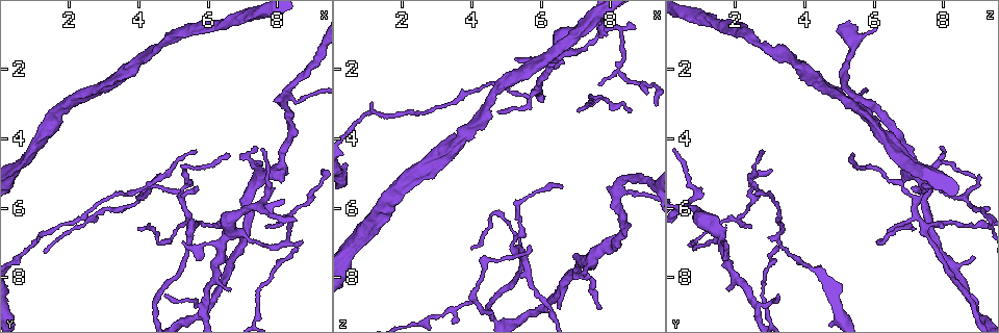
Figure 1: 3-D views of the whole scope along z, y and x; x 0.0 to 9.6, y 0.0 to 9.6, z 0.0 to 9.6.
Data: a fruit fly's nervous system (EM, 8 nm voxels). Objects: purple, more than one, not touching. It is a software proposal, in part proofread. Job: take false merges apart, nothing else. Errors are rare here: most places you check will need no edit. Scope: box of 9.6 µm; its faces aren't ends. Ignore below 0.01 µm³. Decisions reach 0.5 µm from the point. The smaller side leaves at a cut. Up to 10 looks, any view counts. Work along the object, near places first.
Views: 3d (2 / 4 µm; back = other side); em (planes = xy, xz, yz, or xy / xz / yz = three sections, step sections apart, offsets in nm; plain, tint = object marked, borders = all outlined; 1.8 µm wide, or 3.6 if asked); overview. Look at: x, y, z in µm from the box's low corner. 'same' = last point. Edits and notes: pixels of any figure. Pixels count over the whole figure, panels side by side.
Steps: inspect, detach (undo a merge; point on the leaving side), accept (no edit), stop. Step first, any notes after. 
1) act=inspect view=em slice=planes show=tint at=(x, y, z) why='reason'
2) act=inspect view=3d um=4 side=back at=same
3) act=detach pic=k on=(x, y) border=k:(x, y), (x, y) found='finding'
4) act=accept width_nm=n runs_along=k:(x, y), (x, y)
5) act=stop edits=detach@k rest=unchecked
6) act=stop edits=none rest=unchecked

act=inspect view=3d um=2 at=(6.65, 6.75, 1.50) why='arms run side by side'

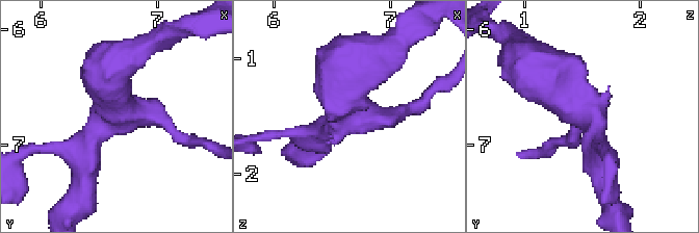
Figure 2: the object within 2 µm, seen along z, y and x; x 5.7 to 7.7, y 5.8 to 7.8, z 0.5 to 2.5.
act=inspect view=em slice=planes show=plain at=(6.72, 6.70, 1.48) arms=4

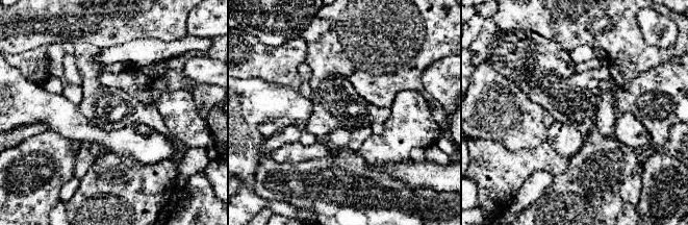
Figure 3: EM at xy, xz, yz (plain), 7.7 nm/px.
act=inspect view=em slice=planes show=tint at=same

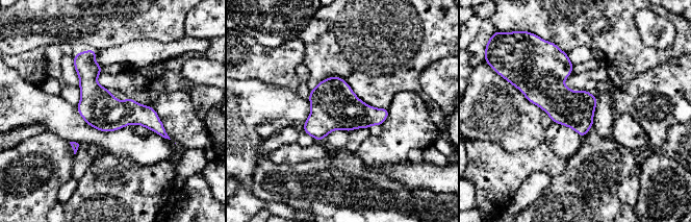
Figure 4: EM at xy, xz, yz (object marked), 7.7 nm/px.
act=accept runs_along=4:(77, 57), (117, 113), (163, 133) found='all the same neuron'

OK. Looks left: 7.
act=inspect view=em slice=planes show=tint at=(8.30, 2.70, 5.25) why='abrupt turn'

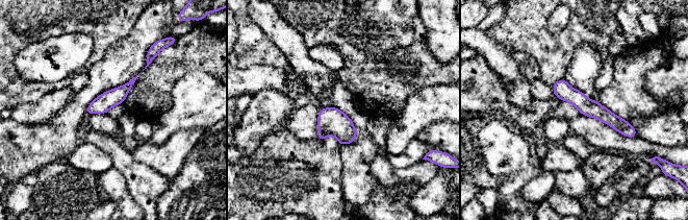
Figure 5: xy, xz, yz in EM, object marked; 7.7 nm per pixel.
act=accept found='one neuron here'

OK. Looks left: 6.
act=inspect view=3d um=2 at=(5.20, 5.90, 7.25) why='abrupt turn'

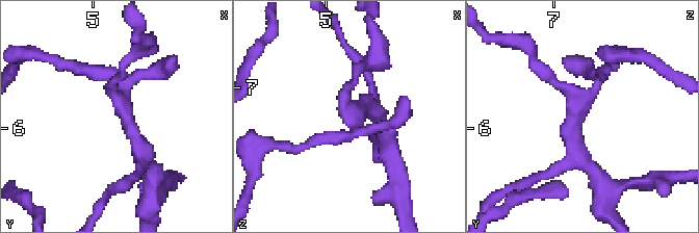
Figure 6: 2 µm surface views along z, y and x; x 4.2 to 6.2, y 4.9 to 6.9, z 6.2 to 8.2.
act=inspect view=em slice=planes show=plain at=(5.26, 5.84, 7.22)

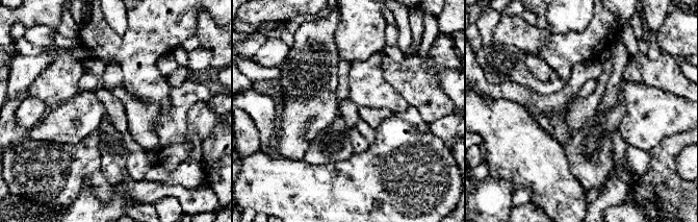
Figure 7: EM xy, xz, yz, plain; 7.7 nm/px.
act=inspect view=em slice=planes show=tint at=same why='where the object lies'

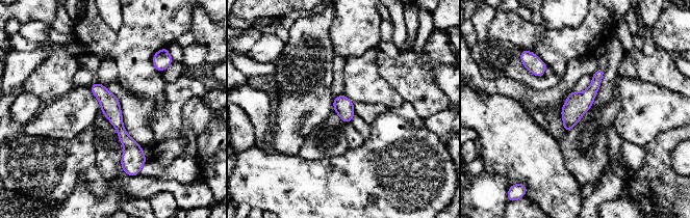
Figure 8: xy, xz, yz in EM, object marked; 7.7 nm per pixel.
act=accept width_nm=150 runs_along=8:(97, 85), (128, 142), (126, 169) found='one neuron here'

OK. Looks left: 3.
act=inspect view=3d um=2 at=(2.60, 2.65, 4.75) why='a fork'

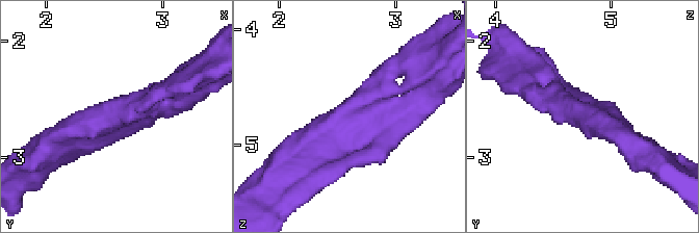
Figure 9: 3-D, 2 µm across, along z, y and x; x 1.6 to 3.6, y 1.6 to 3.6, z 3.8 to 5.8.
act=inspect view=em slice=planes show=plain at=(2.56, 2.68, 4.78)

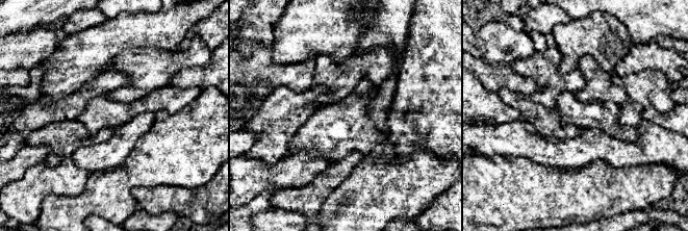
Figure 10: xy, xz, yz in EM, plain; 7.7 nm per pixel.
act=inspect view=em slice=planes show=tint at=same

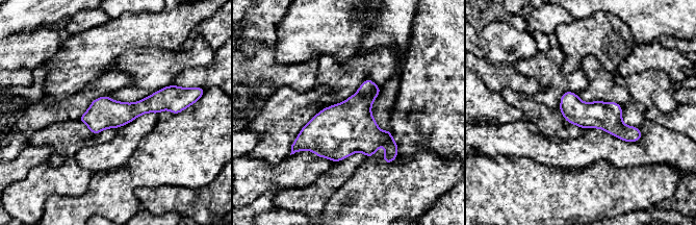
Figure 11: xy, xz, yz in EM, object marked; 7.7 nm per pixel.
act=accept width_nm=200 found='one neuron here'

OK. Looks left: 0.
act=stop edits=none rest=unchecked

